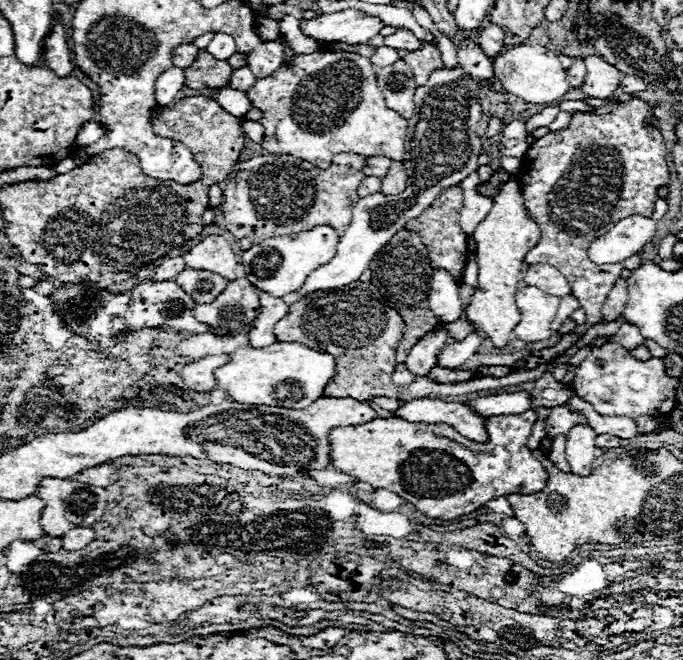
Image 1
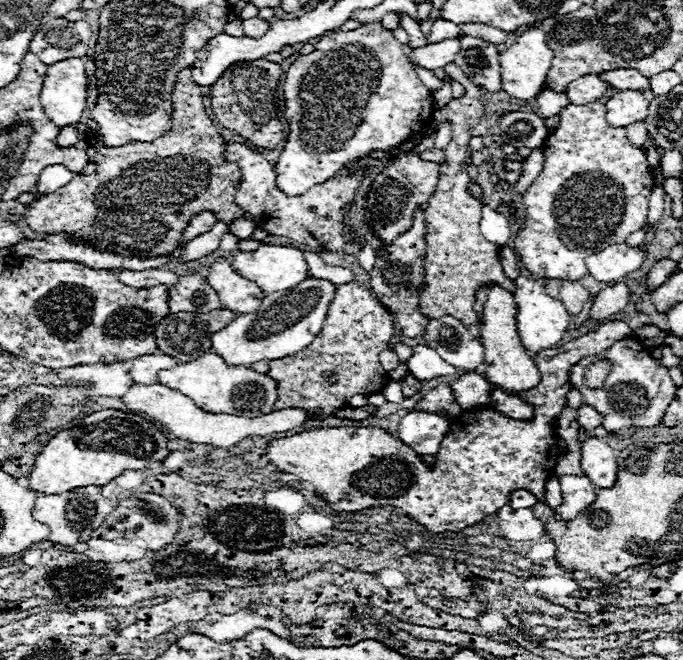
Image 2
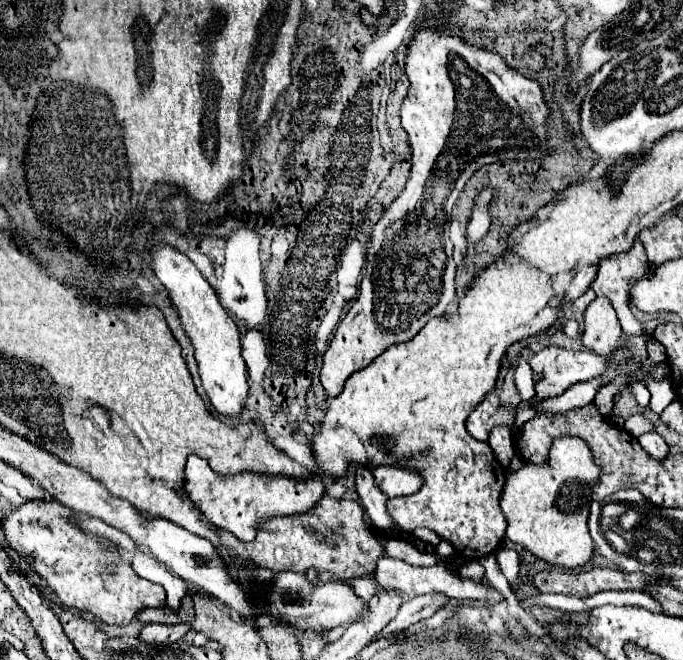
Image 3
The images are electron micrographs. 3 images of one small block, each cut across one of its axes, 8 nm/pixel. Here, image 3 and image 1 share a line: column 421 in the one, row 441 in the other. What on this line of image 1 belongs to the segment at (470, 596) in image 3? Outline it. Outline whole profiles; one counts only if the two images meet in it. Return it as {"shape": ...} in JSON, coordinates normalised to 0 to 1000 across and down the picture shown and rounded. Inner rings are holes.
{"shape":[[[843,642],[829,658],[829,697],[835,712],[846,721],[861,721],[867,712],[867,697],[873,694],[873,655],[861,642]]]}

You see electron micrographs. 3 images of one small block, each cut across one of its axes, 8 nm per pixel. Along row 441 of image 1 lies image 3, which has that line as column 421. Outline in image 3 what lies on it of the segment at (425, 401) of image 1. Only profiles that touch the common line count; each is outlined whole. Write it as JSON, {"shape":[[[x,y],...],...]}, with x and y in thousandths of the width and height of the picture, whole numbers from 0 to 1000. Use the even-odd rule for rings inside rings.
{"shape":[[[553,706],[545,712],[551,733],[562,748],[571,755],[580,752],[597,752],[606,748],[618,739],[618,718],[603,709],[589,709],[589,706]]]}

